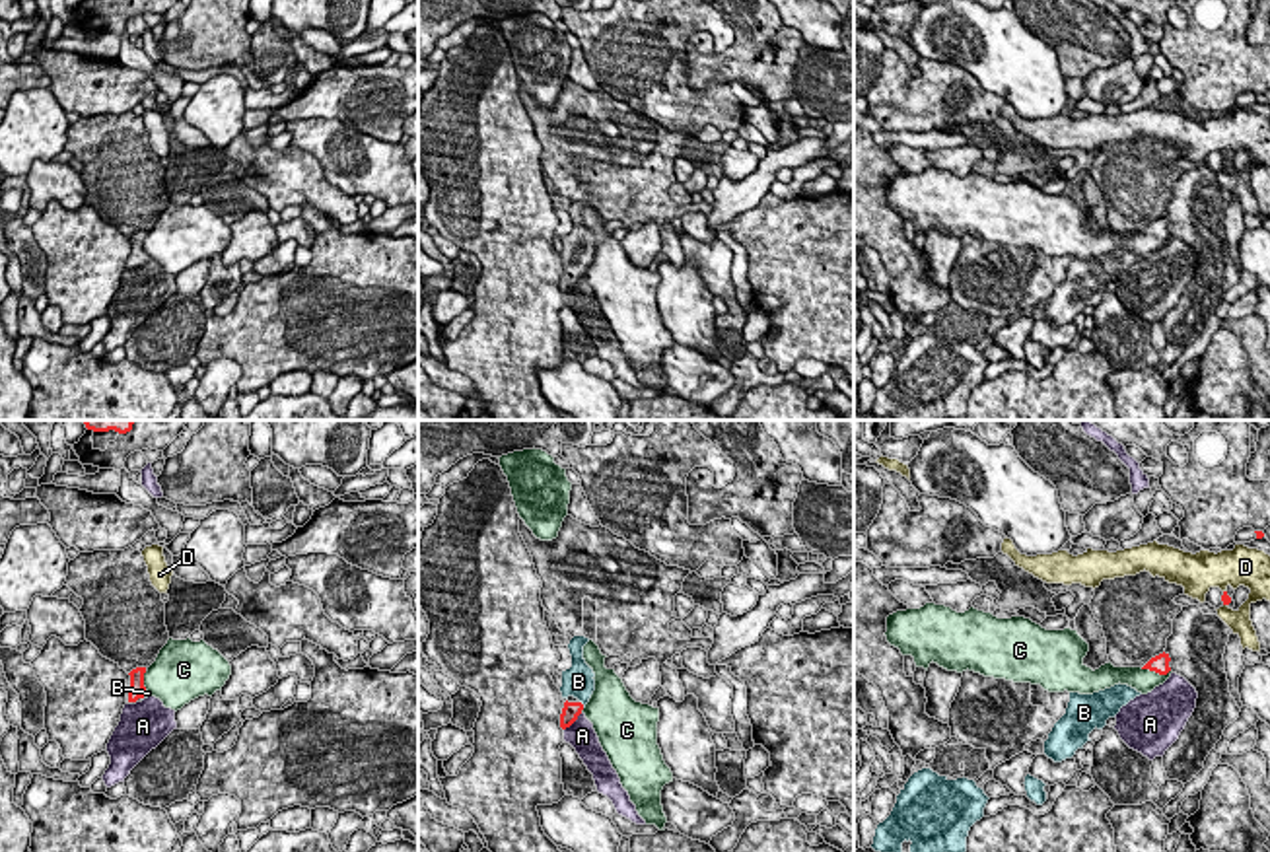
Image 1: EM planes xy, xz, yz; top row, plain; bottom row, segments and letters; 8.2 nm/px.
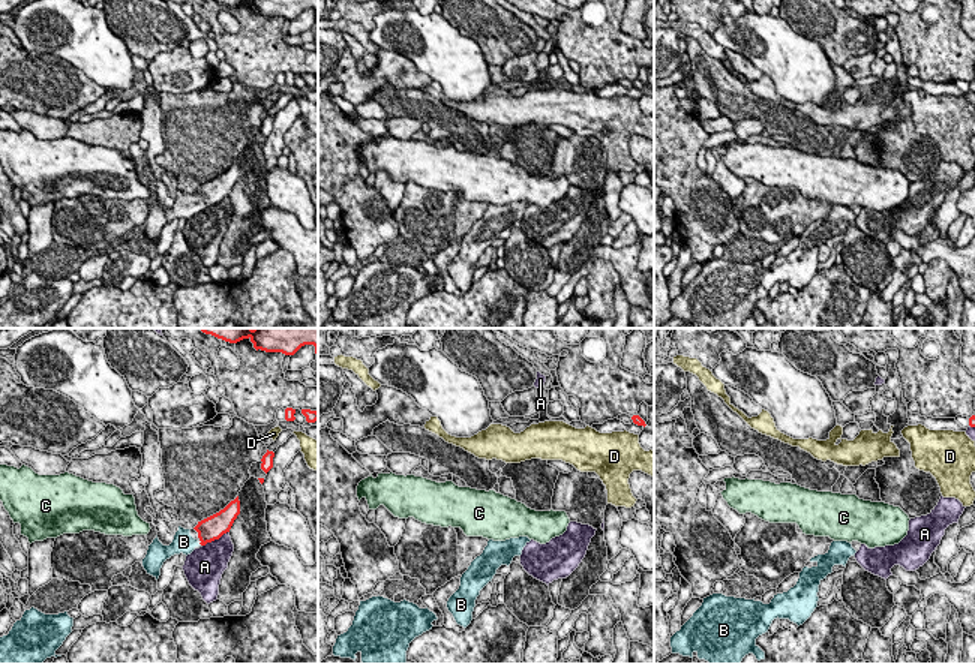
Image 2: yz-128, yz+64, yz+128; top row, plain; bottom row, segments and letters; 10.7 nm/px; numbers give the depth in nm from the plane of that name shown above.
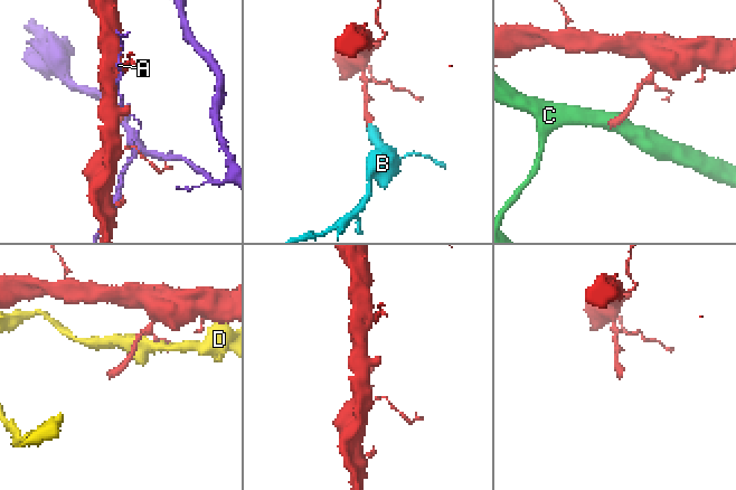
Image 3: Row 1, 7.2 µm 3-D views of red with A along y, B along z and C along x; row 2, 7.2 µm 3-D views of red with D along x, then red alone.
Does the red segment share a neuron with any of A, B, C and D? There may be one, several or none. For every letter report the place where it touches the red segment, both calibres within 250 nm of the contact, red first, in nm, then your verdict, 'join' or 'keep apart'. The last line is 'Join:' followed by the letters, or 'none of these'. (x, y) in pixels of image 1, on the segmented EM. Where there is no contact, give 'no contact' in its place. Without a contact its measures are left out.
A: xz (572, 722) | 140/240 nm | keep apart
B: xz (582, 705) | 140/260 nm | join
C: yz (1156, 672) | 160/200 nm | keep apart
D: no contact | keep apart
Join: B

